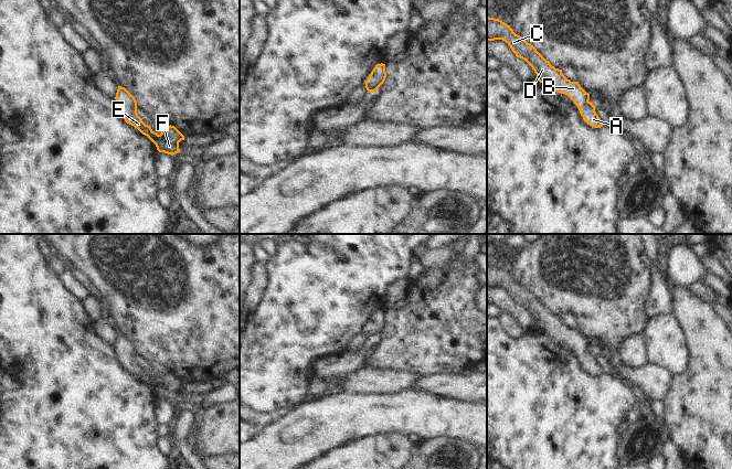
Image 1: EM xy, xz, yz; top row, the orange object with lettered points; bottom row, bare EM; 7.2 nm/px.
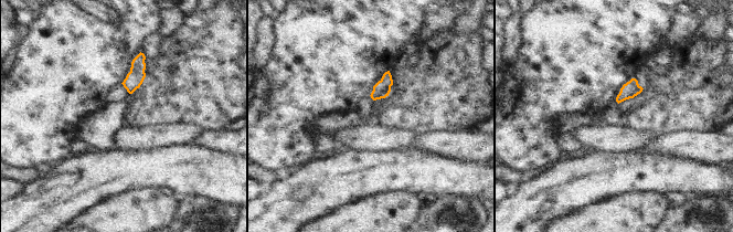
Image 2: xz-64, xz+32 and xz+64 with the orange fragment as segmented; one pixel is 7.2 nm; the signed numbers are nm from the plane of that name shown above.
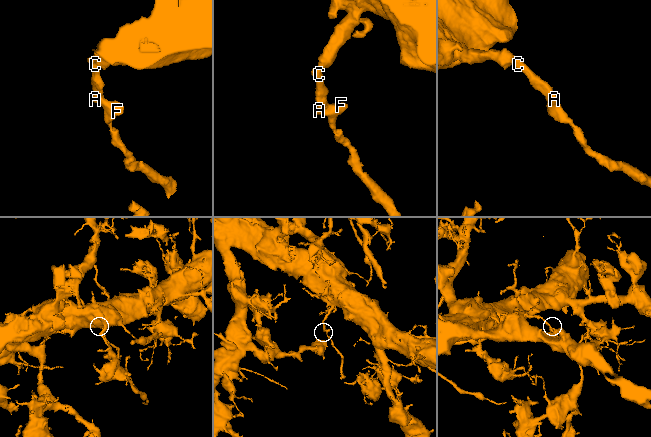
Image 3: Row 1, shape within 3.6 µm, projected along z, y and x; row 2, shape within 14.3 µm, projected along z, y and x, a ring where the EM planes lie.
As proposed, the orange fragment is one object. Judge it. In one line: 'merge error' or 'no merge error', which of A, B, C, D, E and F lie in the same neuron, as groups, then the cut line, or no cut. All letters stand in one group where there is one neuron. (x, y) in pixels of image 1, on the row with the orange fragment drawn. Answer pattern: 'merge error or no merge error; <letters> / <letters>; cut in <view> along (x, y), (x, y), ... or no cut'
no merge error; A B C D E F; no cut

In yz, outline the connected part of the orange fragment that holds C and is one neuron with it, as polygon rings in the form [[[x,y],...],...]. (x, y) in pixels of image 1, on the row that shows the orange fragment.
[[[487,17],[487,41],[495,41],[495,40],[502,40],[505,41],[512,52],[516,54],[517,57],[520,57],[524,60],[534,71],[534,73],[538,76],[538,81],[550,88],[554,89],[558,93],[567,95],[574,104],[577,106],[581,116],[583,117],[584,121],[594,127],[594,128],[601,128],[603,127],[603,122],[598,115],[595,111],[595,106],[593,103],[590,102],[590,94],[586,93],[579,82],[571,82],[567,79],[563,74],[562,70],[555,68],[550,64],[549,61],[547,61],[538,51],[537,49],[528,43],[524,39],[522,39],[520,35],[516,34],[513,30],[510,28],[510,25],[506,24],[499,19],[489,18]]]

